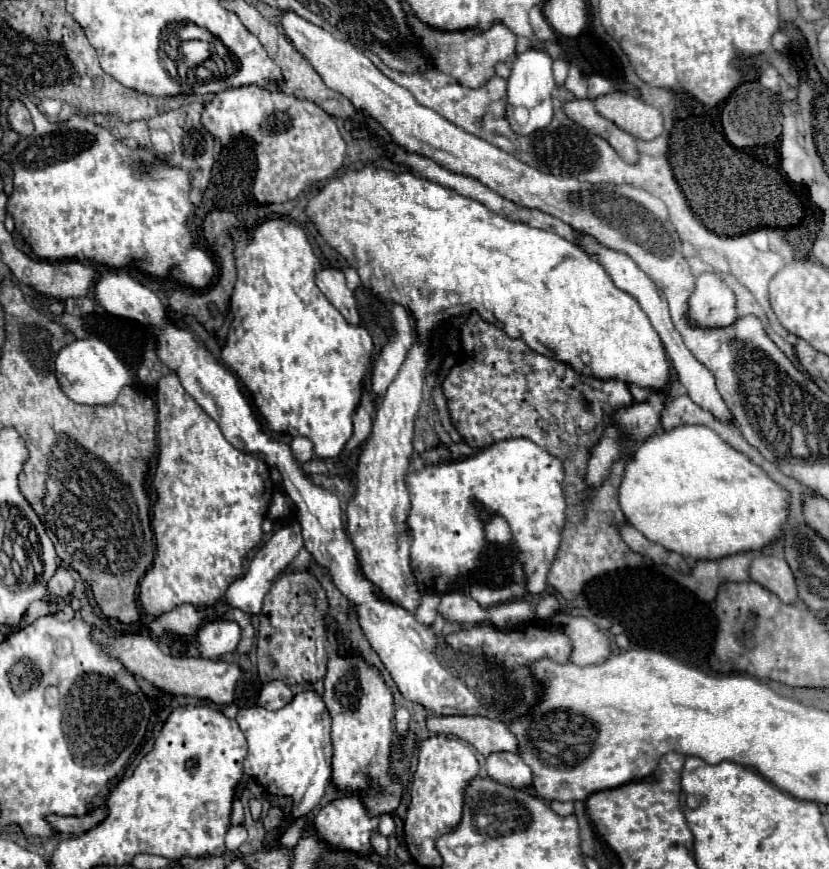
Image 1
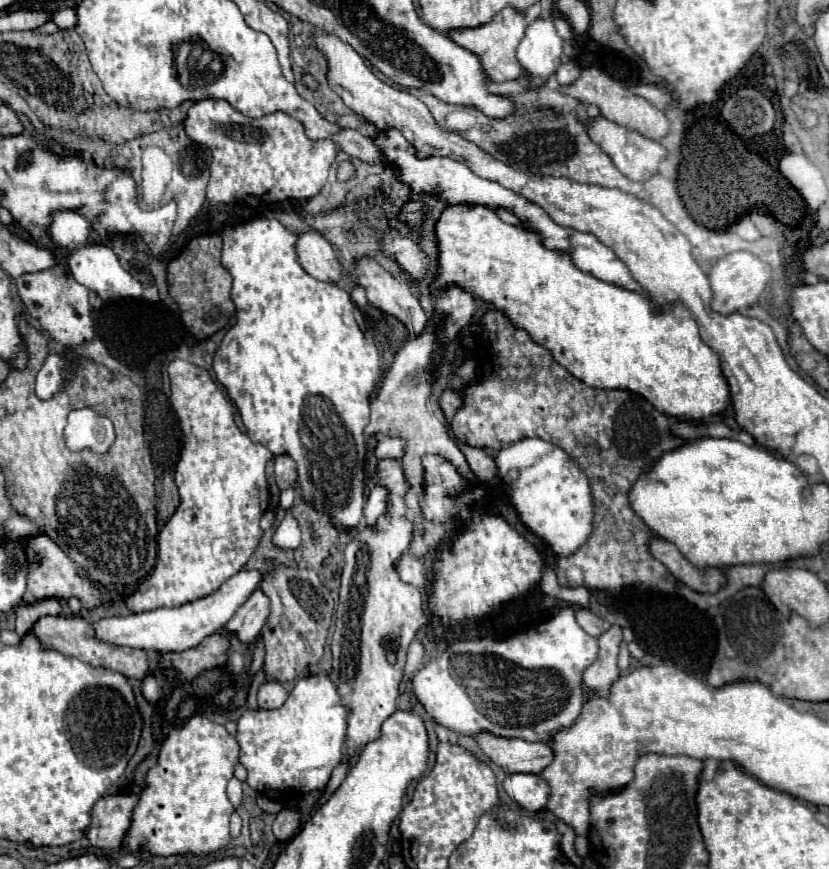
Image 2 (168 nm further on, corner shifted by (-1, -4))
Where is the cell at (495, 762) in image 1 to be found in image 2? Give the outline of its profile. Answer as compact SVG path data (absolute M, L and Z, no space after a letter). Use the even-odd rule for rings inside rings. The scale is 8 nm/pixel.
M506 774L504 790L512 800L516 800L522 808L530 812L546 808L548 786L536 774Z

